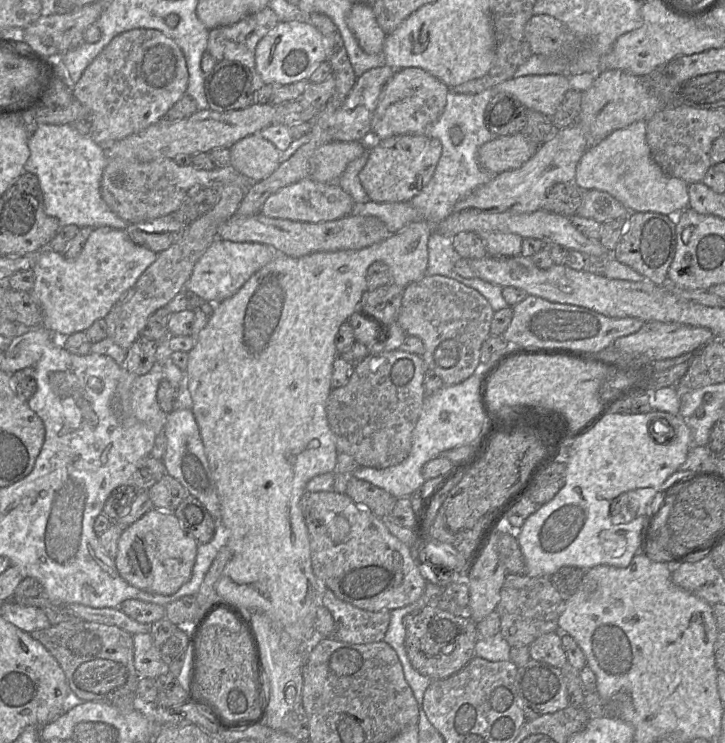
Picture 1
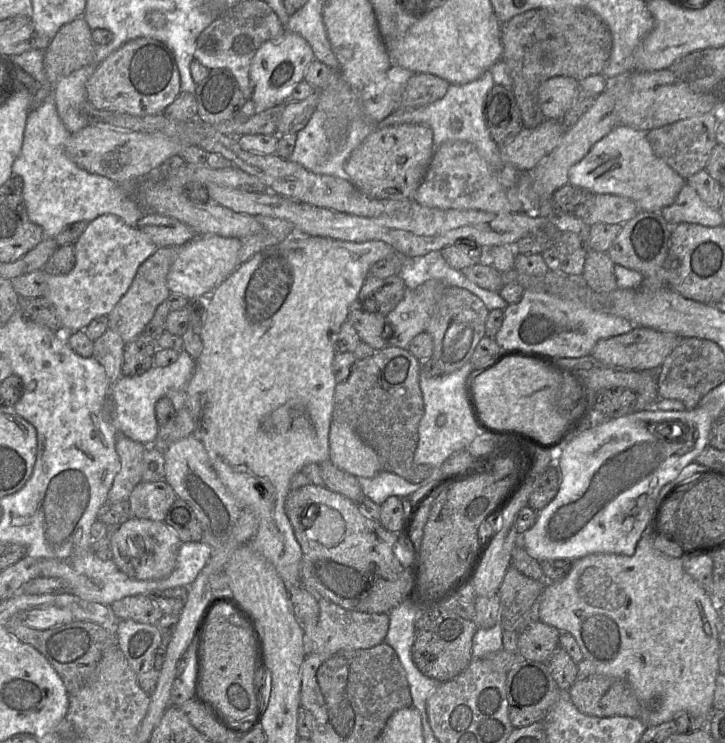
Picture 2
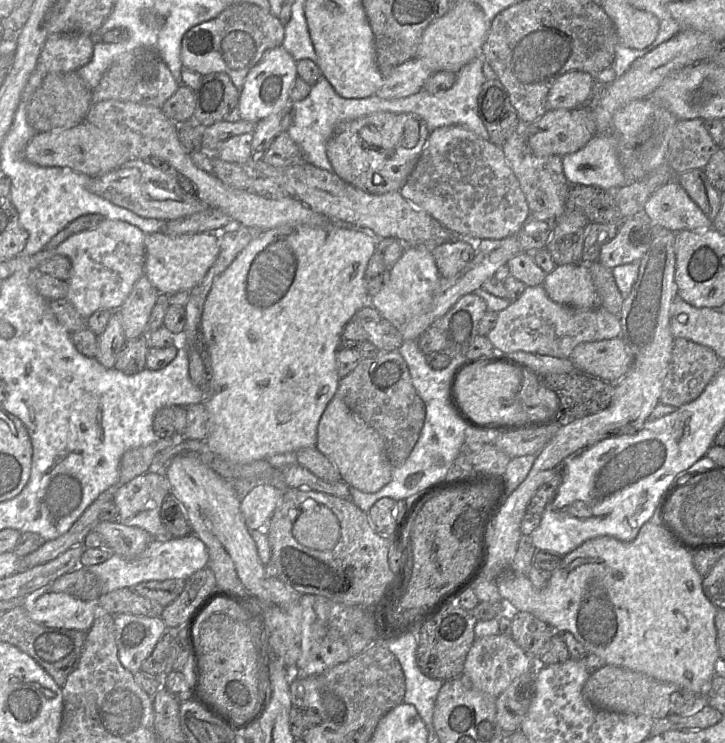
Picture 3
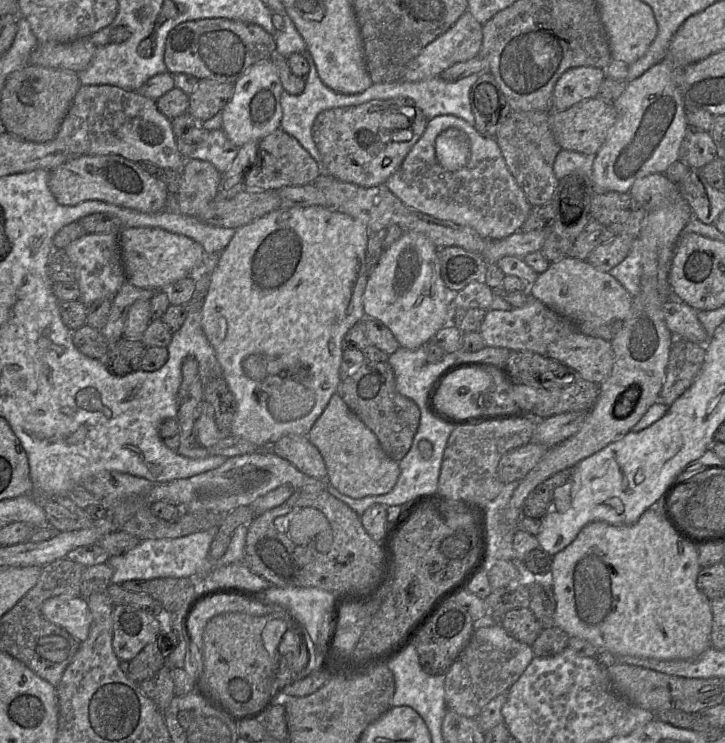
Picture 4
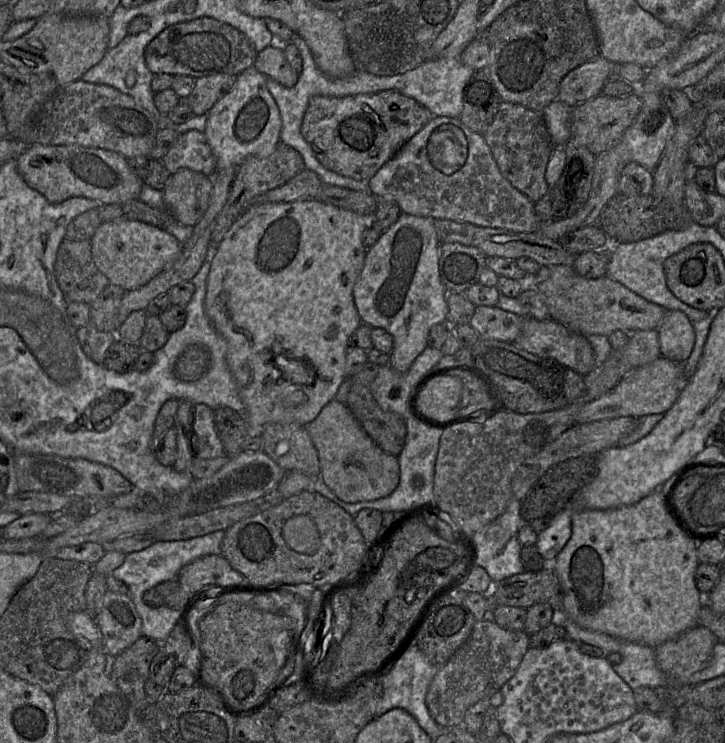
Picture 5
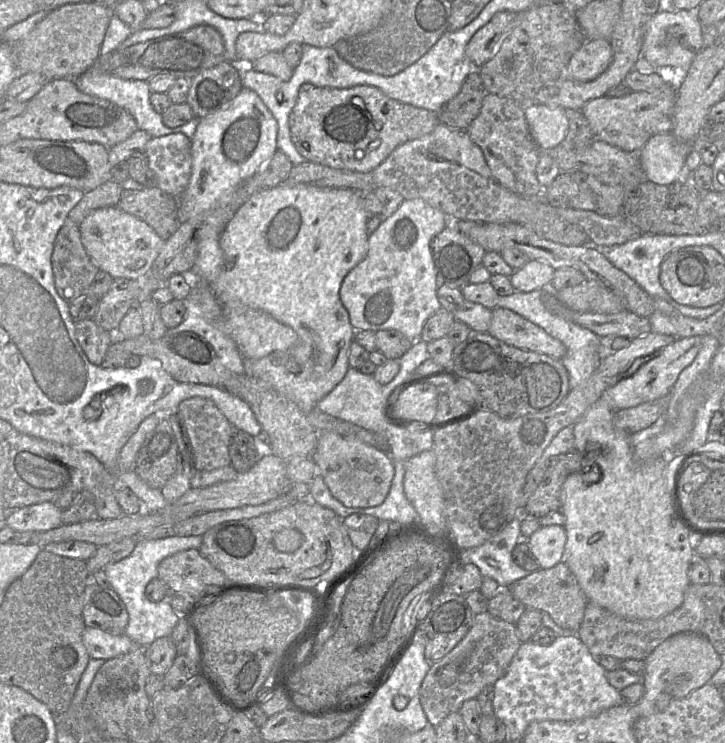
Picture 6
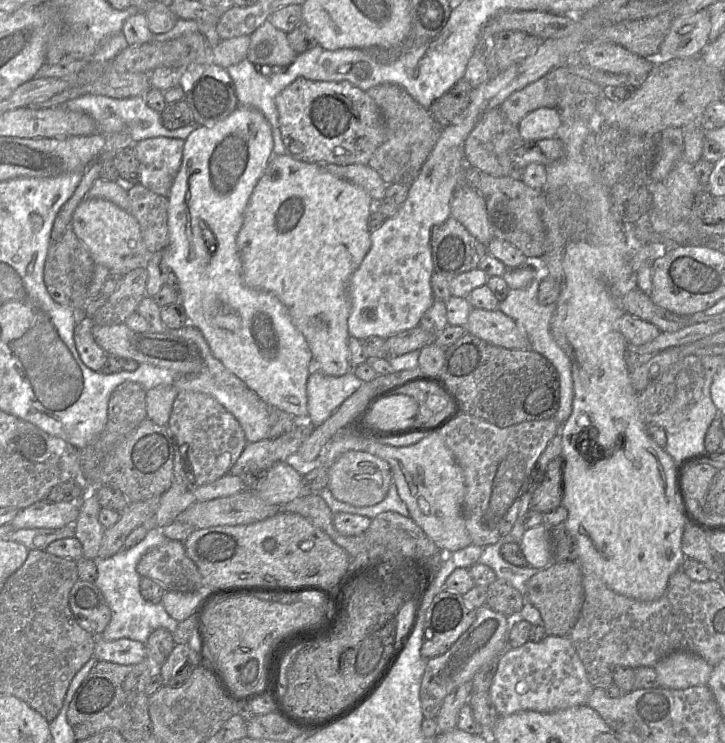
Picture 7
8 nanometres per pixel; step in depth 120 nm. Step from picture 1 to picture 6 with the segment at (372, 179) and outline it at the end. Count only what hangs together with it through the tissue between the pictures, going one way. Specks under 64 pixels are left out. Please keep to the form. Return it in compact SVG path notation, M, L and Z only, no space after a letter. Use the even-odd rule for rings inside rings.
M303 83L288 124L292 143L307 161L372 173L398 146L431 133L439 120L437 113L399 102L373 86L328 88Z

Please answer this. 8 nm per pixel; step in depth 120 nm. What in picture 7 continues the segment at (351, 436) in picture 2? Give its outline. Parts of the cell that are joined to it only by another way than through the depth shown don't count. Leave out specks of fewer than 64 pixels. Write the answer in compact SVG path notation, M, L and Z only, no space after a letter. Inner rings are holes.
M348 451L340 455L328 469L328 489L337 500L356 507L381 502L392 483L392 472L384 459L365 451Z

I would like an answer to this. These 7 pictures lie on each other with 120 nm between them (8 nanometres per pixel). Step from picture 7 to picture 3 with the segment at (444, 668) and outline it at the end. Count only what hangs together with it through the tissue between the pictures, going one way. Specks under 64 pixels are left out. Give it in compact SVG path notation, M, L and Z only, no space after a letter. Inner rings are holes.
M496 634L476 639L470 648L463 669L465 676L476 689L498 697L517 677L532 669L535 666L535 657L527 654L512 638Z

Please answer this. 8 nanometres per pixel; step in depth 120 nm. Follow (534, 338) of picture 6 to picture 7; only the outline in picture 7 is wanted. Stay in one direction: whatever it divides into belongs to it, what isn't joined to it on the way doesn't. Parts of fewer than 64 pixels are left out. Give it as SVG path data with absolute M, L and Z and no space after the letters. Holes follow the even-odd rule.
M474 307L465 326L467 333L496 346L508 349L530 349L528 339L516 322L500 309Z

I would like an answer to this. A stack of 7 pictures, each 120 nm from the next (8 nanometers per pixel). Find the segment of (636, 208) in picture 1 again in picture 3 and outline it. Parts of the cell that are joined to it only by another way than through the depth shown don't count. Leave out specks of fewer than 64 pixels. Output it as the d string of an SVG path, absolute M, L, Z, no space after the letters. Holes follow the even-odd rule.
M598 133L582 149L563 156L562 167L570 185L595 186L607 191L615 191L626 185L618 158L617 139L612 133Z

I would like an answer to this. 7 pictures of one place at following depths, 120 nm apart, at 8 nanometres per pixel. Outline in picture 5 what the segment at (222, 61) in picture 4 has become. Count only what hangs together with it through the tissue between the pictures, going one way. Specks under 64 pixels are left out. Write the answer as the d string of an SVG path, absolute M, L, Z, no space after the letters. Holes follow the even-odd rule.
M210 17L174 24L156 36L144 50L145 64L153 74L200 78L218 73L238 76L253 67L257 52L236 28Z

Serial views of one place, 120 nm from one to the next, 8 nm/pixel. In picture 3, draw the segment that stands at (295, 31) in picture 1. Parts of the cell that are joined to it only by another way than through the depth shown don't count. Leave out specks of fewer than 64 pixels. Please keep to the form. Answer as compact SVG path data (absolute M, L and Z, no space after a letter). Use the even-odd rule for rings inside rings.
M280 45L266 51L247 73L239 92L237 109L240 120L259 122L281 111L290 103L289 90L298 77L296 60Z

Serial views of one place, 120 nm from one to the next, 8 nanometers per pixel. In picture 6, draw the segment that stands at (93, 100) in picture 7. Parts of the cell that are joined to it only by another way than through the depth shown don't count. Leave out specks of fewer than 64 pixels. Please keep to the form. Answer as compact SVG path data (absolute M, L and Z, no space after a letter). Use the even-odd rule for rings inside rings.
M98 61L84 74L76 77L74 80L77 88L90 96L108 100L119 107L125 109L136 121L138 130L145 131L151 137L160 137L169 134L181 133L192 140L197 129L200 119L193 118L188 123L176 127L167 127L162 120L162 115L155 111L150 103L151 89L148 81L143 80L127 80L113 75L111 72L101 70L101 64Z

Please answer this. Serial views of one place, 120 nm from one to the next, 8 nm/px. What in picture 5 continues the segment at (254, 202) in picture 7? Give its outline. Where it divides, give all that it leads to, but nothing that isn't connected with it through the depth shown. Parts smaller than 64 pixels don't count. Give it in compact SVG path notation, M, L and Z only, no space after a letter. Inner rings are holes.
M316 198L297 200L283 203L253 203L232 224L223 240L210 256L211 269L208 275L207 292L205 298L205 311L211 323L219 334L226 340L228 348L226 361L237 382L240 397L247 408L247 424L250 435L263 435L266 424L298 424L306 427L317 418L322 409L333 399L340 385L346 379L346 350L349 341L356 329L362 324L361 317L355 306L353 287L358 280L365 263L366 247L364 246L364 232L368 226L369 218L361 214L324 203ZM279 357L289 357L303 361L307 374L311 375L309 384L291 383L278 369Z

